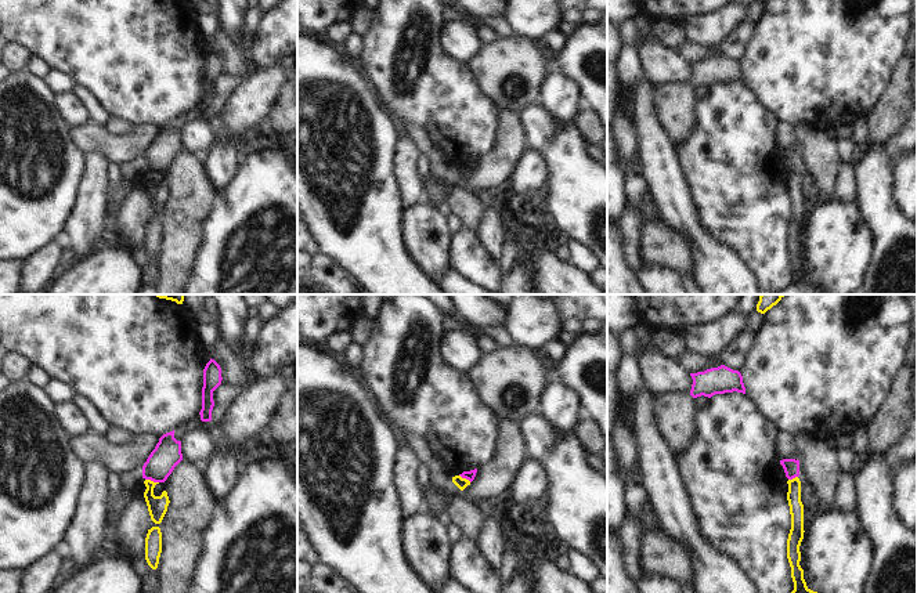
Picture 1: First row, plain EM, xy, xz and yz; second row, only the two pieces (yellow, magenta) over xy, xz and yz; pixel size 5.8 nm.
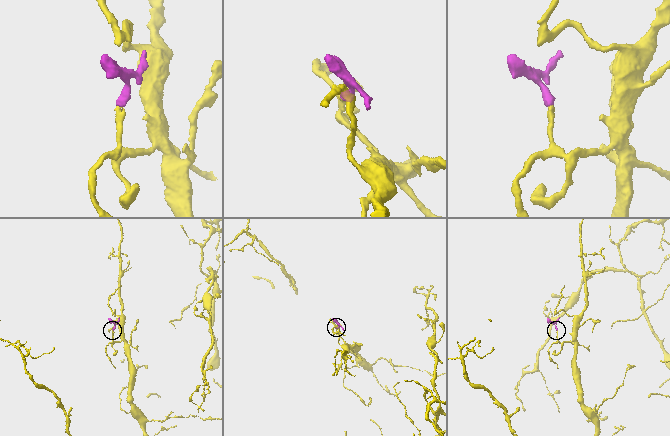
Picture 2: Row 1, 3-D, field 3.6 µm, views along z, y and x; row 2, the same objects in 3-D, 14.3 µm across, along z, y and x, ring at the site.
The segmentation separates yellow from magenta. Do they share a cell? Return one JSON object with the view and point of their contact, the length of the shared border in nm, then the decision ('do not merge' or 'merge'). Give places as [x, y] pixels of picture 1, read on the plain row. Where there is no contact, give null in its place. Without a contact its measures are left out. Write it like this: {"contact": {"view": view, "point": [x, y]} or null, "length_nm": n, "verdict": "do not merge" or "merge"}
{"contact": {"view": "xy", "point": [152, 172]}, "length_nm": 80, "verdict": "do not merge"}

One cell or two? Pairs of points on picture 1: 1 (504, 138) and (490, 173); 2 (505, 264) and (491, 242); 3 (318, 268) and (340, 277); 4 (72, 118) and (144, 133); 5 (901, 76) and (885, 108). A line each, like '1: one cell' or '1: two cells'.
1: one cell
2: two cells
3: one cell
4: two cells
5: one cell

